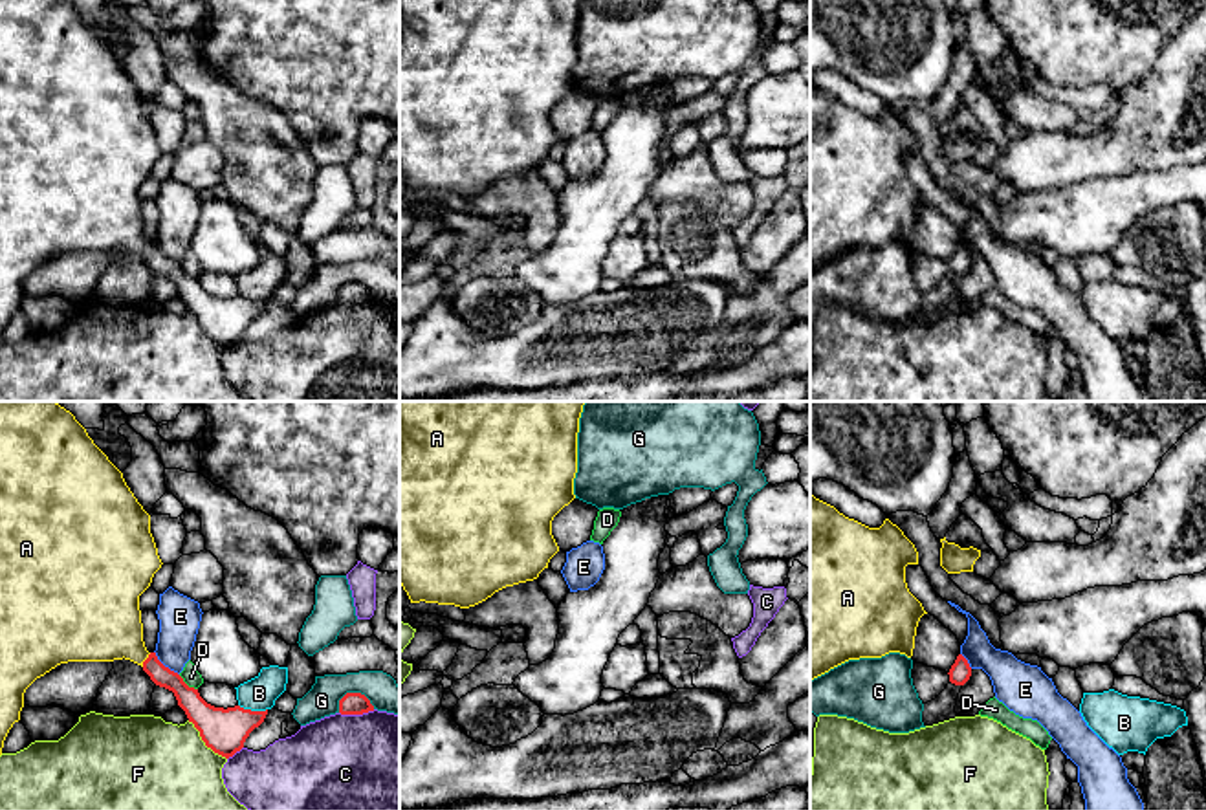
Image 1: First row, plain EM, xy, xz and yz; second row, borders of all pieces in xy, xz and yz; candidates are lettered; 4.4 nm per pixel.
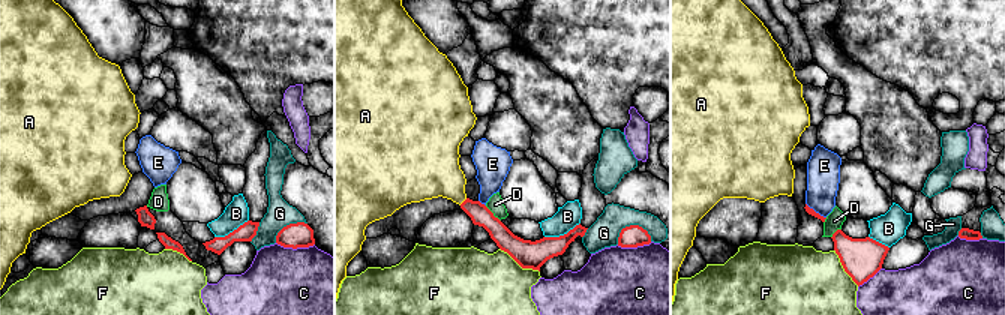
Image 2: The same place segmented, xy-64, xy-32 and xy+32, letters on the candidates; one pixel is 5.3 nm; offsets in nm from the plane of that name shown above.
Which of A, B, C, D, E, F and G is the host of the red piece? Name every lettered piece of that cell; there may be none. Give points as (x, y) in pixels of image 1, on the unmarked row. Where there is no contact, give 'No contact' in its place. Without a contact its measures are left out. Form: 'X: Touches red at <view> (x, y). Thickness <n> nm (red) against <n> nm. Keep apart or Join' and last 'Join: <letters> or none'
A: Touches red at xy (145, 250). Thickness 100 nm (red) against 340 nm. Join
B: Touches red at xy (253, 301). Thickness 190 nm (red) against 150 nm. Keep apart
C: Touches red at xy (356, 303). Thickness 100 nm (red) against 500 nm. Keep apart
D: Touches red at xy (186, 273). Thickness 180 nm (red) against 80 nm. Keep apart
E: Touches red at xy (164, 255). Thickness 110 nm (red) against 180 nm. Keep apart
F: Touches red at xy (204, 330). Thickness 190 nm (red) against 500 nm. Keep apart
G: Touches red at xy (358, 283). Thickness 100 nm (red) against 150 nm. Keep apart
Join: A

